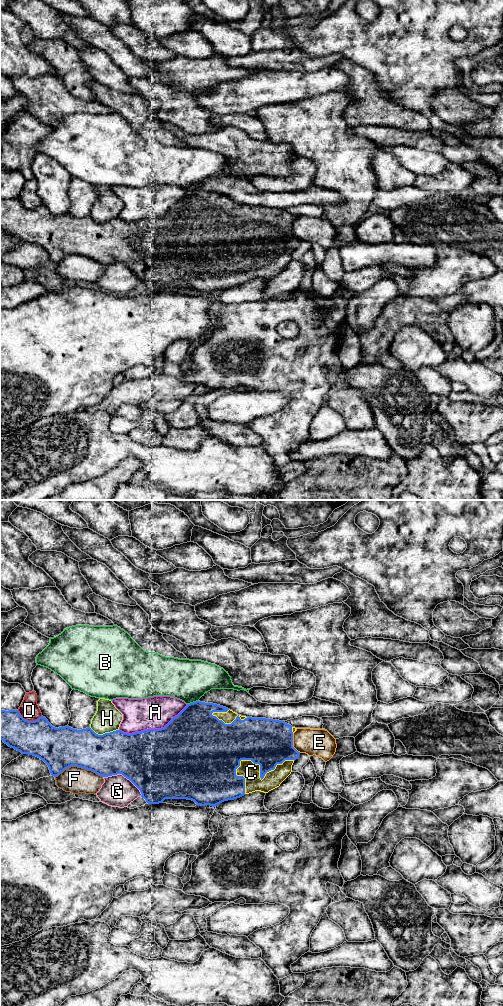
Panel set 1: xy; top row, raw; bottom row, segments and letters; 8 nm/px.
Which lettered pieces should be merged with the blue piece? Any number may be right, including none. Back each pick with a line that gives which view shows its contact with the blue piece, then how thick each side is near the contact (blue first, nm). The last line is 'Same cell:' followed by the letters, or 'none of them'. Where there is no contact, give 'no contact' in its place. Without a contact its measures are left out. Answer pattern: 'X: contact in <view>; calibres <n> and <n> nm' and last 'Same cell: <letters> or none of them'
C: contact in xy; calibres 360 and 140 nm
Same cell: C

